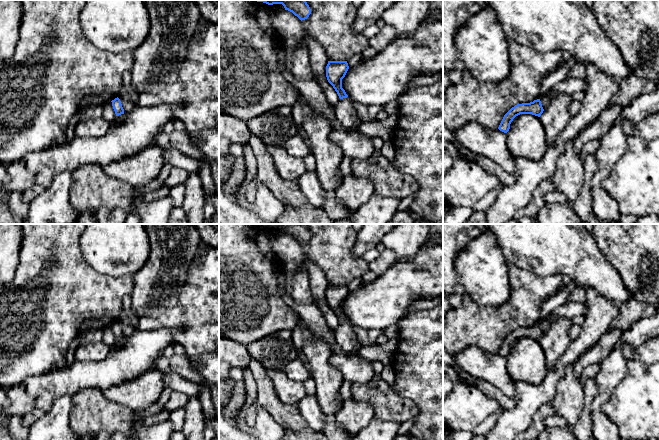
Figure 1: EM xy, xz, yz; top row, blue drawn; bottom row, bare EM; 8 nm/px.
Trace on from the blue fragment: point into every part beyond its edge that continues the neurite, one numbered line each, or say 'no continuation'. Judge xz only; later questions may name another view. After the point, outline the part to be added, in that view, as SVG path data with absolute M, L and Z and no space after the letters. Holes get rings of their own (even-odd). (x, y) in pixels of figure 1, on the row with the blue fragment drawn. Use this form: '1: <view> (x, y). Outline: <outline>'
no continuation

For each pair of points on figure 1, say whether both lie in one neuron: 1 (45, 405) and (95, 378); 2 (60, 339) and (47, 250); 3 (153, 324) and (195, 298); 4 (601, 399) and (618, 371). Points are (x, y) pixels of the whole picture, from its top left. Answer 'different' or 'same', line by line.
1: same
2: same
3: different
4: same

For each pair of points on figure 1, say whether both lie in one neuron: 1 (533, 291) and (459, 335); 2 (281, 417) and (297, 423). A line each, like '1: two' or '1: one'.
1: one
2: one

